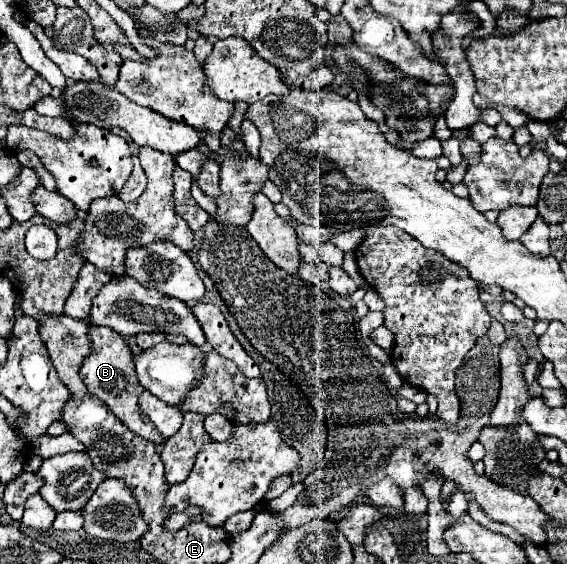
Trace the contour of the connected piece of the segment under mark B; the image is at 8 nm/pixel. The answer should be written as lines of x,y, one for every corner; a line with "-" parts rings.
90,325
88,337
90,337
90,355
80,365
80,377
82,377
84,385
88,387
88,393
92,393
104,405
108,405
108,409
132,433
136,433
136,435
160,445
164,439
160,437
160,433
156,431
152,421
148,421
148,417
142,415
140,409
138,409
138,397
142,393
142,385
136,379
134,363
132,363
132,351
126,345
126,341
122,339
122,335
118,335
114,329
108,329
108,327

